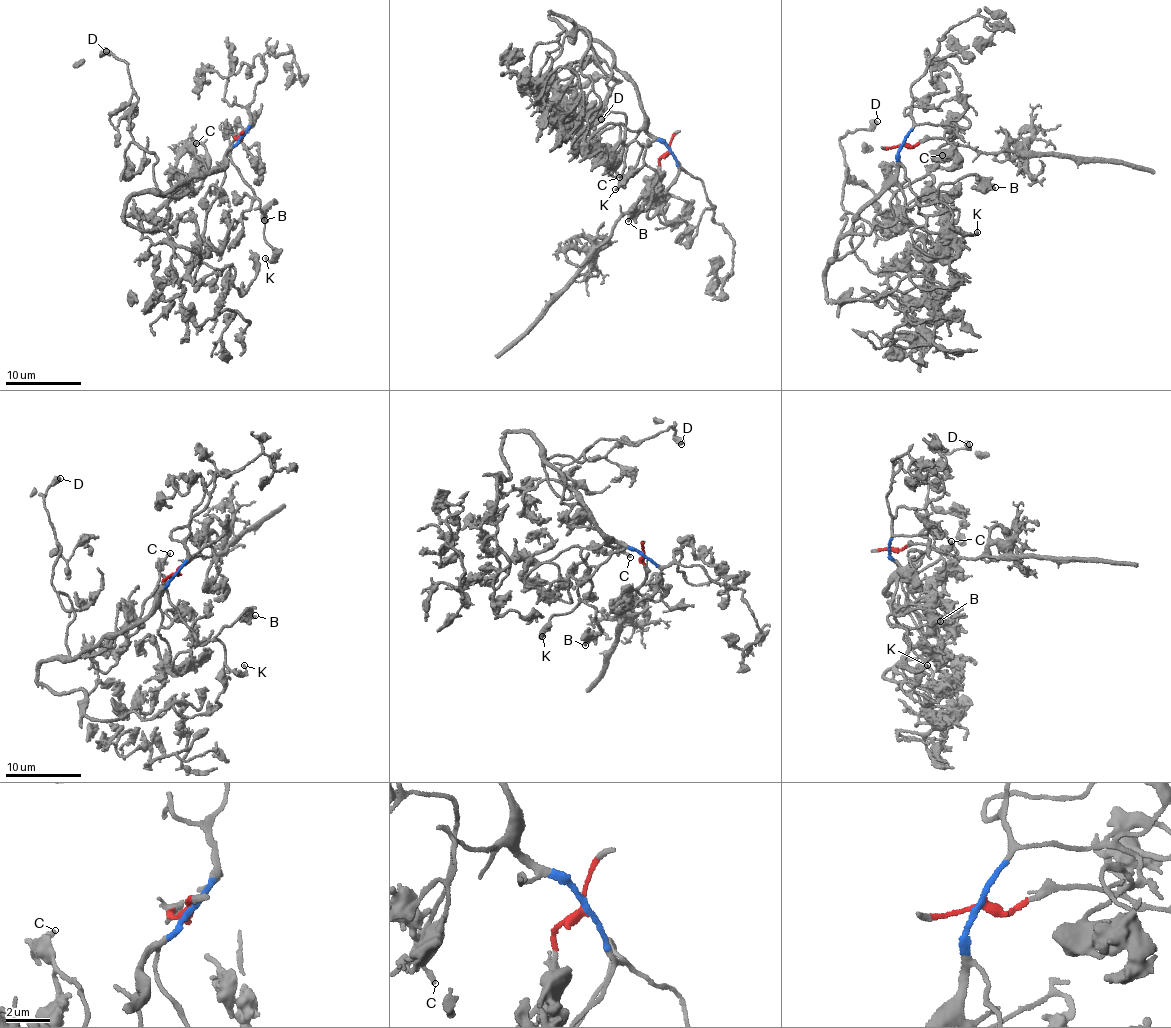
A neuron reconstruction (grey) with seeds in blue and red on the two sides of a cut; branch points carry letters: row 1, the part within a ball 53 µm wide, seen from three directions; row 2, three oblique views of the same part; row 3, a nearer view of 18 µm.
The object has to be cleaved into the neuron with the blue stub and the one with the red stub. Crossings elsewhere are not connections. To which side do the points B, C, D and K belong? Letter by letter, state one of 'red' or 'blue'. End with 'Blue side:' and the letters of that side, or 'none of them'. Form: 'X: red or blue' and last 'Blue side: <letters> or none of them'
B: blue
C: blue
D: blue
K: blue
Blue side: B, C, D, K

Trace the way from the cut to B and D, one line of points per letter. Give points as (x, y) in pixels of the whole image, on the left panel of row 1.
B: (244, 135), (234, 148), (230, 162), (253, 190), (262, 211), (275, 201), (277, 202), (272, 201), (264, 220)
D: (244, 135), (224, 166), (162, 191), (157, 157), (133, 140), (137, 96), (122, 61), (106, 52)

